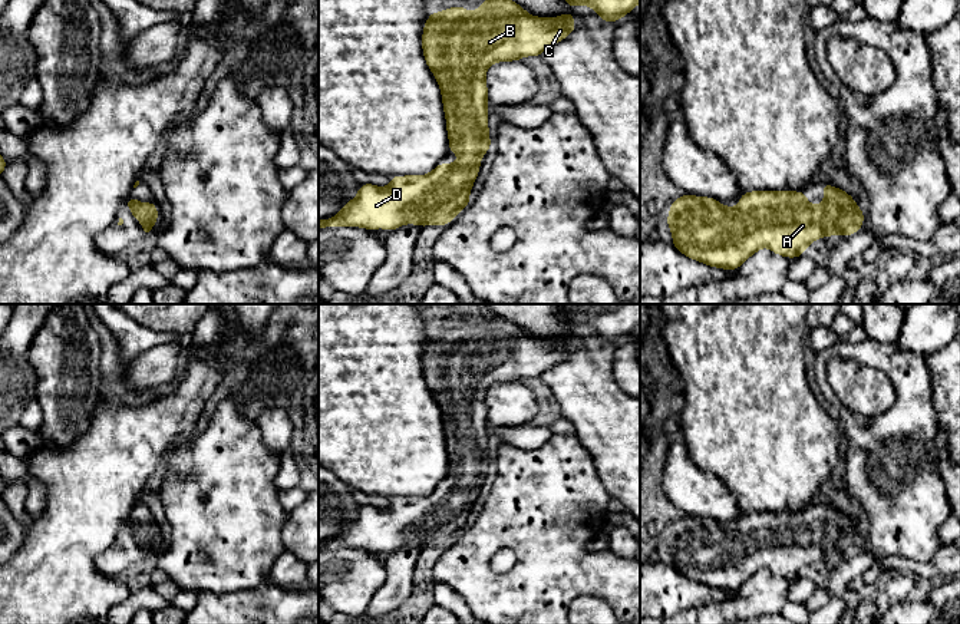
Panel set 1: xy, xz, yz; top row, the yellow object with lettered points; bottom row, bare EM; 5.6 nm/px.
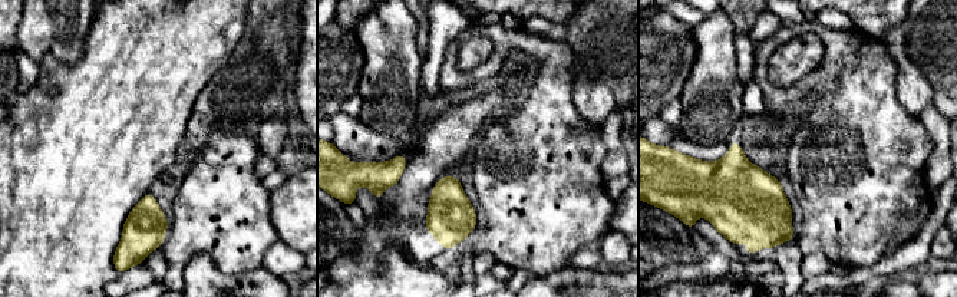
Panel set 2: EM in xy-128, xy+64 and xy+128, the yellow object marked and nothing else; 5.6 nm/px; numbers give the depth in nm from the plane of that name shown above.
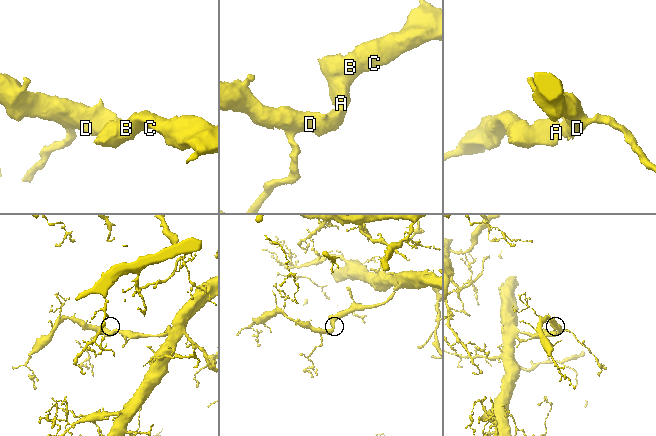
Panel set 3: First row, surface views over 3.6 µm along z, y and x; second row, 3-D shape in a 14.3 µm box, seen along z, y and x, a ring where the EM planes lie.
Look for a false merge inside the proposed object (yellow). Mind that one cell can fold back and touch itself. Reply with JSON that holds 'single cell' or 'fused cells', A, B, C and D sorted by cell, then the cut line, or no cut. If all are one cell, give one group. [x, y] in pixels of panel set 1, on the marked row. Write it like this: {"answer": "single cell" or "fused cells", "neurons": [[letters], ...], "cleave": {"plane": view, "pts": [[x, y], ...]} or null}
{"answer": "single cell", "neurons": [["A", "B", "C", "D"]], "cleave": null}

